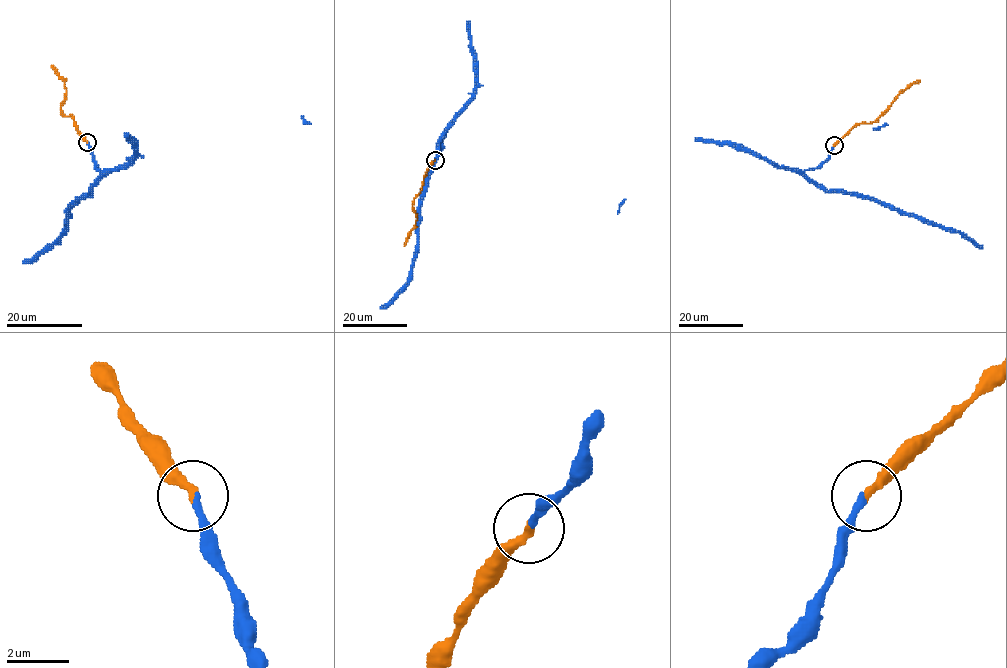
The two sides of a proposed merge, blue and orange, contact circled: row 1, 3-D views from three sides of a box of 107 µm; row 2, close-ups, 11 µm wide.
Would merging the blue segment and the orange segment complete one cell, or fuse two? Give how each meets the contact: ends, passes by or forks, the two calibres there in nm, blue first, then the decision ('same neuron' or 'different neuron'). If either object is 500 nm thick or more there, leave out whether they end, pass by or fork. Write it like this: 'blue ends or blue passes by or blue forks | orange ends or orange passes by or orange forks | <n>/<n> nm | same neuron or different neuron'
blue ends | orange ends | 220/320 nm | same neuron

